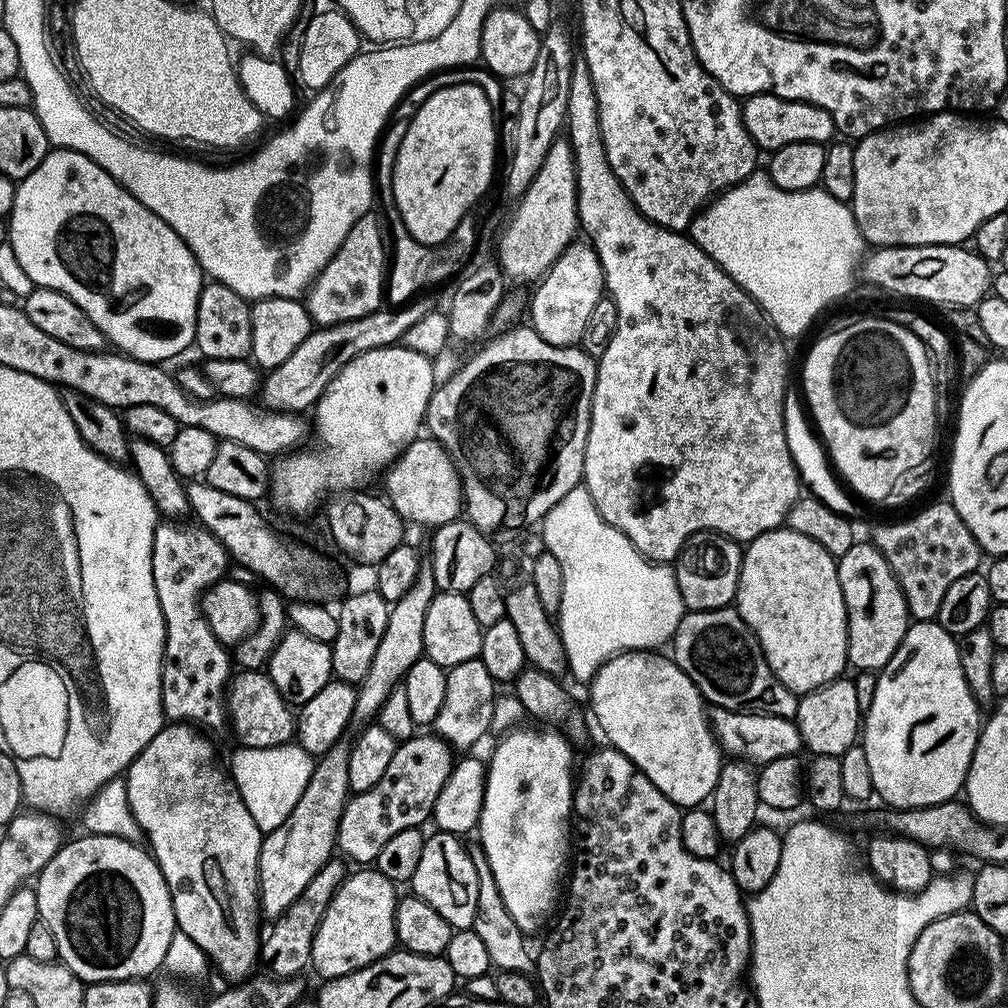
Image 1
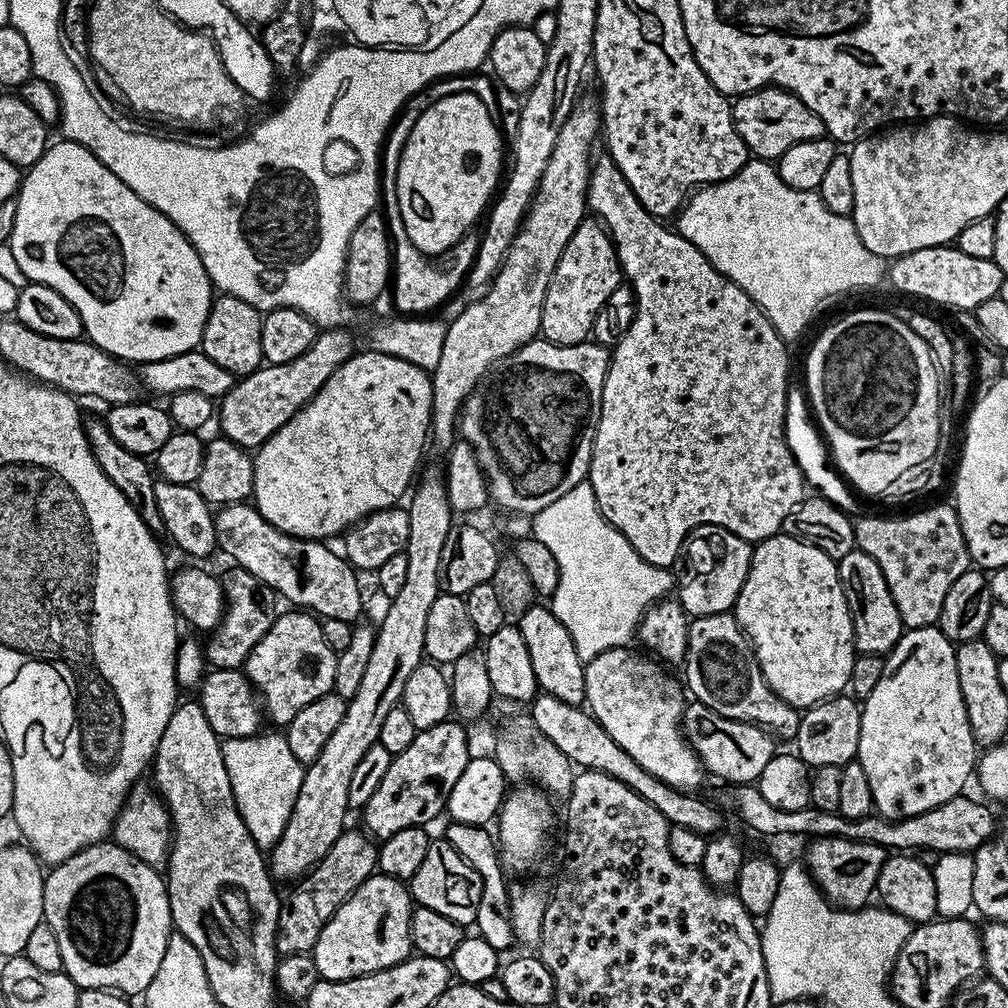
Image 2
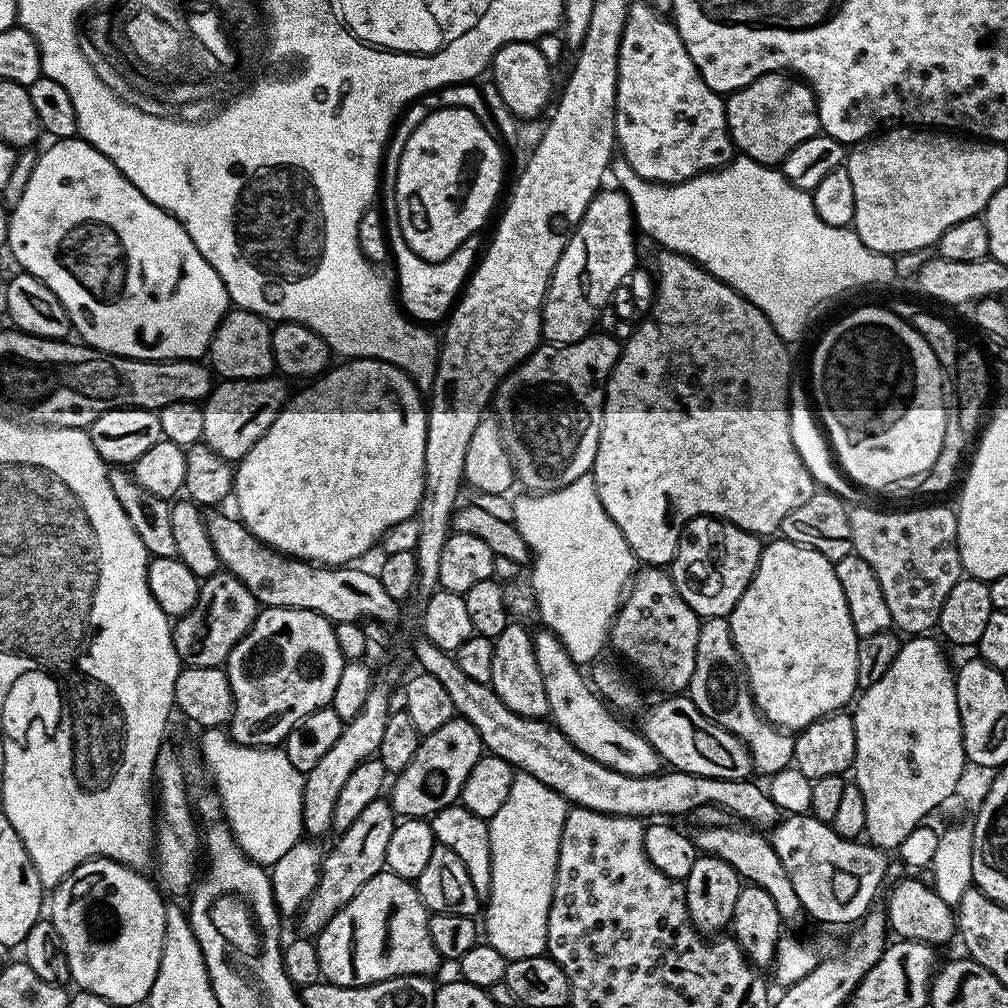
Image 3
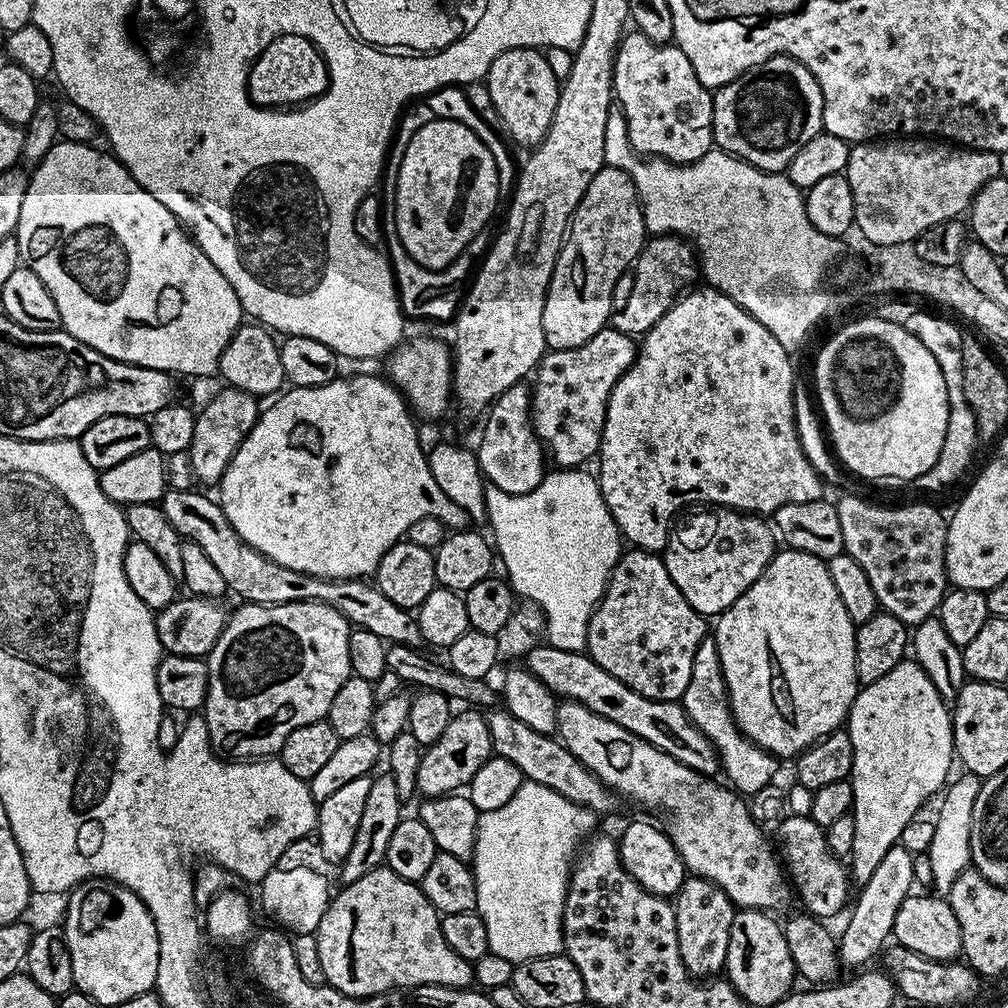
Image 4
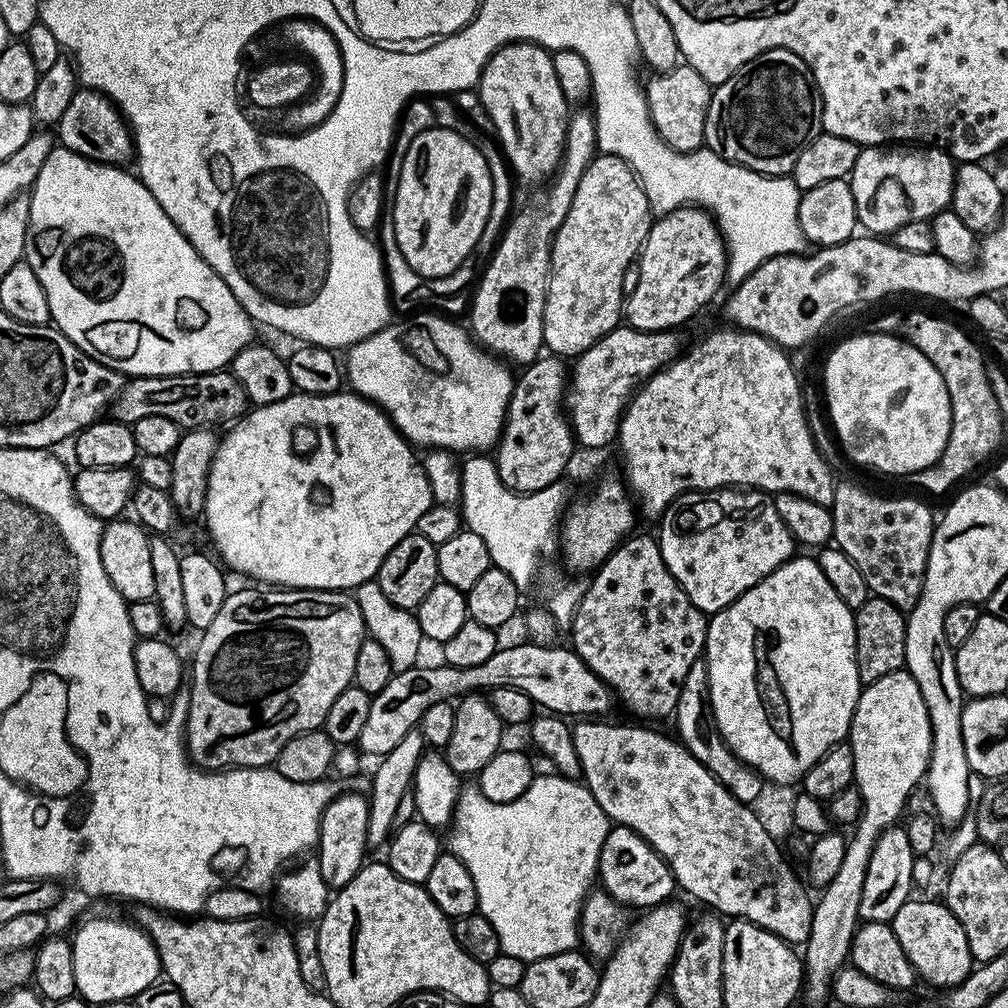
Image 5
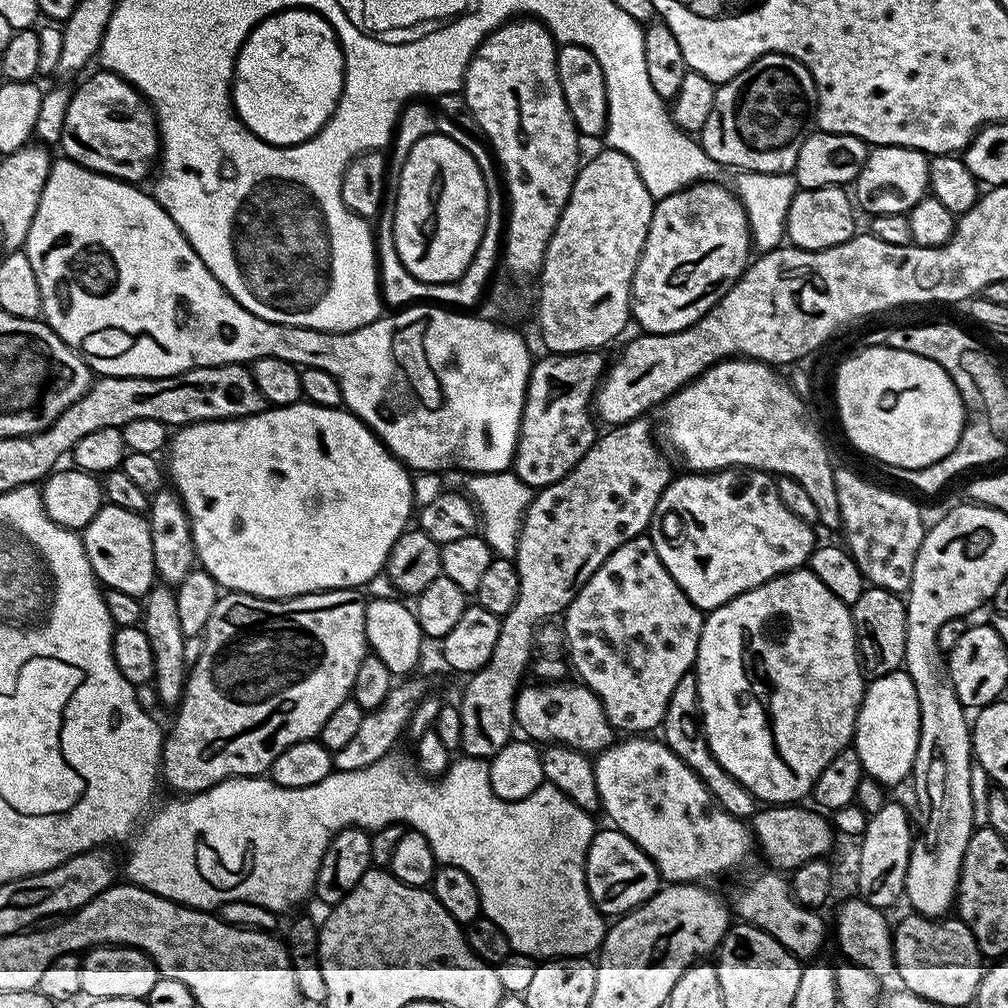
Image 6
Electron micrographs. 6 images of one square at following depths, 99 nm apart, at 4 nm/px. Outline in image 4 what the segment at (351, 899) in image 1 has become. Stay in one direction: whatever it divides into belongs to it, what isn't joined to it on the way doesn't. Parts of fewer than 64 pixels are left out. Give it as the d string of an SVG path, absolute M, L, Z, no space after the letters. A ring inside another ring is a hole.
M381 866L370 870L370 874L362 874L358 882L344 884L341 889L340 893L337 891L331 897L314 935L318 942L318 958L322 958L324 979L342 995L383 996L391 993L391 988L411 990L424 984L467 989L473 983L473 965L446 946L440 925L441 913L428 901L419 883L394 874L394 870L387 866Z

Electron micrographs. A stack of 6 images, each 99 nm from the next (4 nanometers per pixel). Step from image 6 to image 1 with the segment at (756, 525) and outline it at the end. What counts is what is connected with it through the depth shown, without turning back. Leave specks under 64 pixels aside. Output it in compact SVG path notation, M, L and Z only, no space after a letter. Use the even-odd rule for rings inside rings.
M699 532L685 542L679 556L674 561L678 590L684 599L685 609L701 612L702 610L714 610L715 608L727 608L735 601L736 587L740 577L740 557L742 548L737 541L728 536L722 536L718 532Z

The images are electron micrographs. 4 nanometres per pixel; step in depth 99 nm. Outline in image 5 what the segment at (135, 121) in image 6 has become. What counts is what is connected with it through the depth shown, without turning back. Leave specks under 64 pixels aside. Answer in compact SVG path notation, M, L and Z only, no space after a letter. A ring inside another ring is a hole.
M78 90L70 106L66 106L66 114L62 114L58 131L58 140L63 147L91 160L97 160L99 164L124 166L127 165L127 160L129 163L133 159L132 129L119 108L103 92Z

